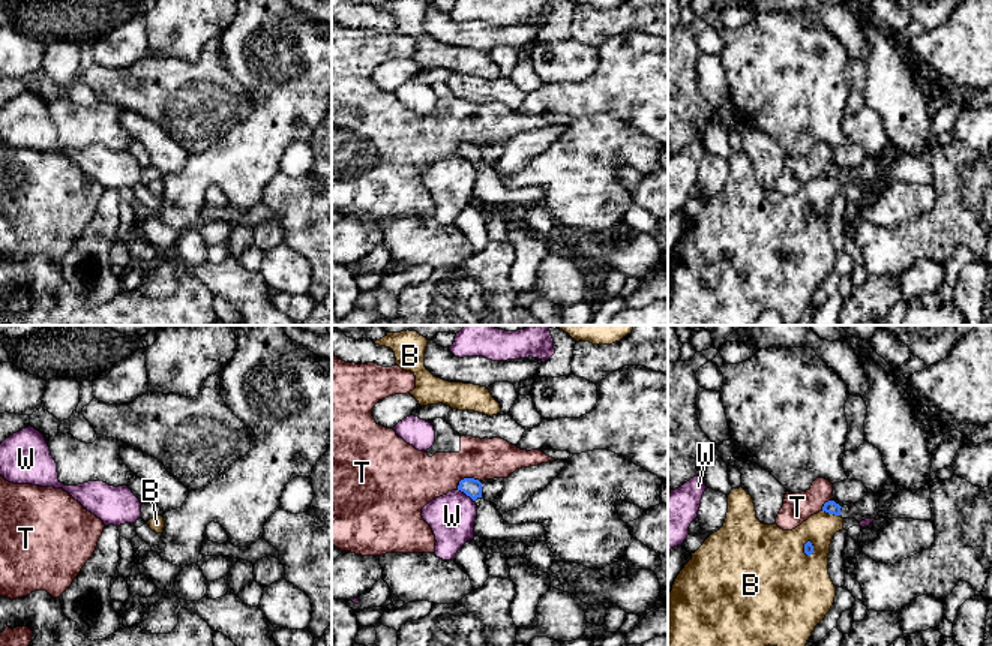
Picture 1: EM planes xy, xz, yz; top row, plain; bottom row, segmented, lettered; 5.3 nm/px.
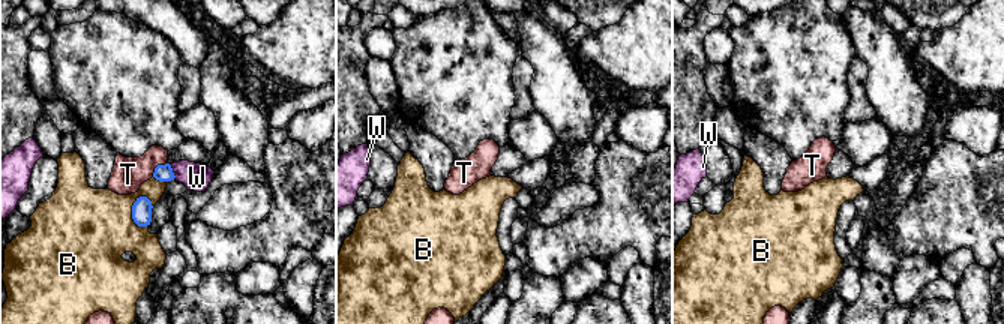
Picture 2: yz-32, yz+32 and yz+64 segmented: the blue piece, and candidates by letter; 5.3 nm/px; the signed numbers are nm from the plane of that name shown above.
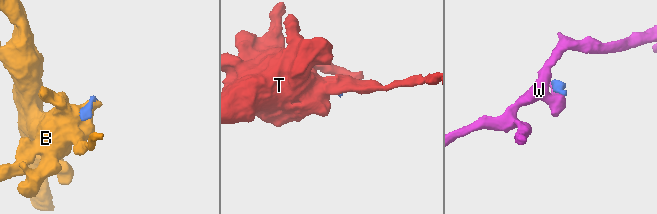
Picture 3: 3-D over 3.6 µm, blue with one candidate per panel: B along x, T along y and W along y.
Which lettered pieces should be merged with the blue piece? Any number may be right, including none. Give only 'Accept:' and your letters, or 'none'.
Accept: none

